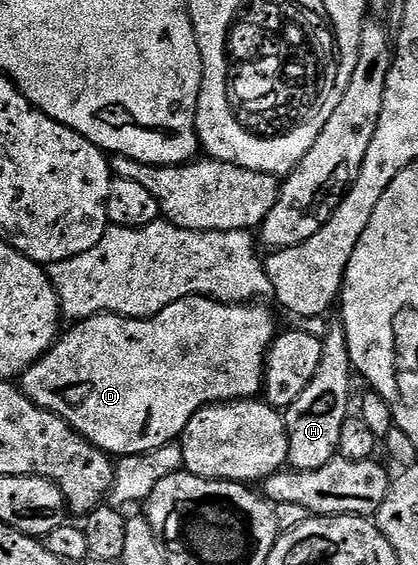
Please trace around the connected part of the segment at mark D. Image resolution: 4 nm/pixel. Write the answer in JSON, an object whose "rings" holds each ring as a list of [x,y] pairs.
{"rings":[[[188,296],[179,302],[171,302],[171,306],[167,306],[162,312],[156,312],[148,320],[130,320],[108,314],[78,320],[70,327],[73,329],[69,333],[66,331],[49,349],[48,354],[25,371],[25,375],[20,377],[19,387],[27,398],[31,398],[31,402],[59,414],[59,418],[67,421],[84,440],[89,440],[95,447],[103,449],[114,458],[157,451],[174,443],[187,426],[187,422],[191,422],[191,418],[200,408],[208,408],[211,404],[227,404],[230,400],[252,400],[262,391],[265,382],[265,357],[268,356],[269,347],[273,345],[279,332],[272,314],[264,308],[265,306],[261,302],[225,304],[221,300],[210,300],[208,296]]]}

